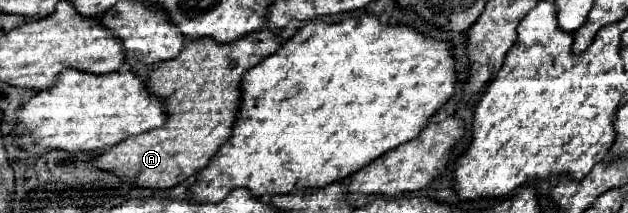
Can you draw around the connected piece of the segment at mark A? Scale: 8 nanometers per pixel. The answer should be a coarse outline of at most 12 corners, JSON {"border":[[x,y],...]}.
{"border":[[191,40],[153,68],[163,128],[95,166],[171,188],[231,138],[247,70],[283,42]]}

